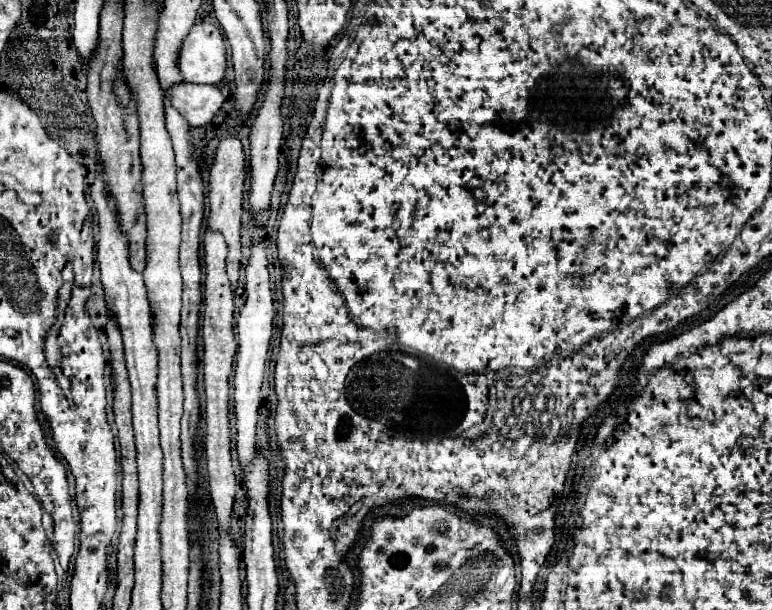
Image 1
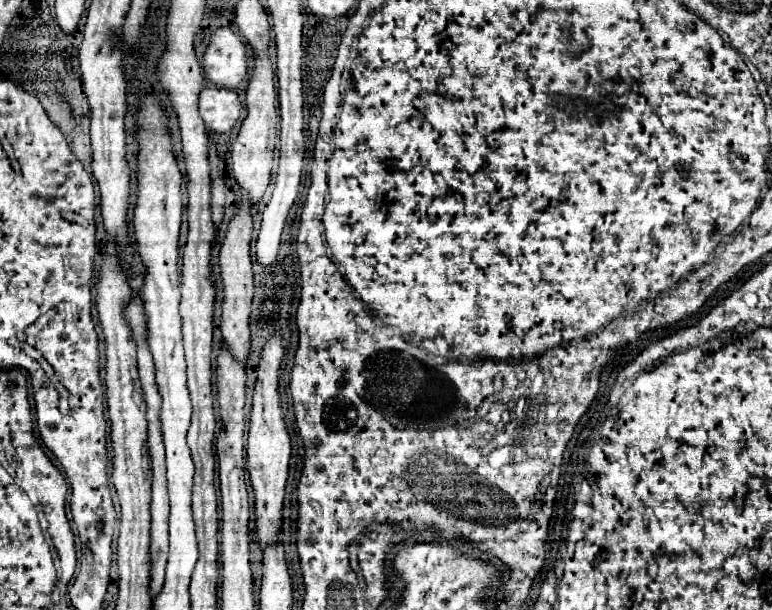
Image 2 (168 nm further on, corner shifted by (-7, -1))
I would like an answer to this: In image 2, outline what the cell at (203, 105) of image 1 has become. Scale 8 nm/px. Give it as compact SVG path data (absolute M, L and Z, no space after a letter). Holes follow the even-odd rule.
M205 87L199 93L199 115L215 133L231 131L241 117L241 99L227 87Z

